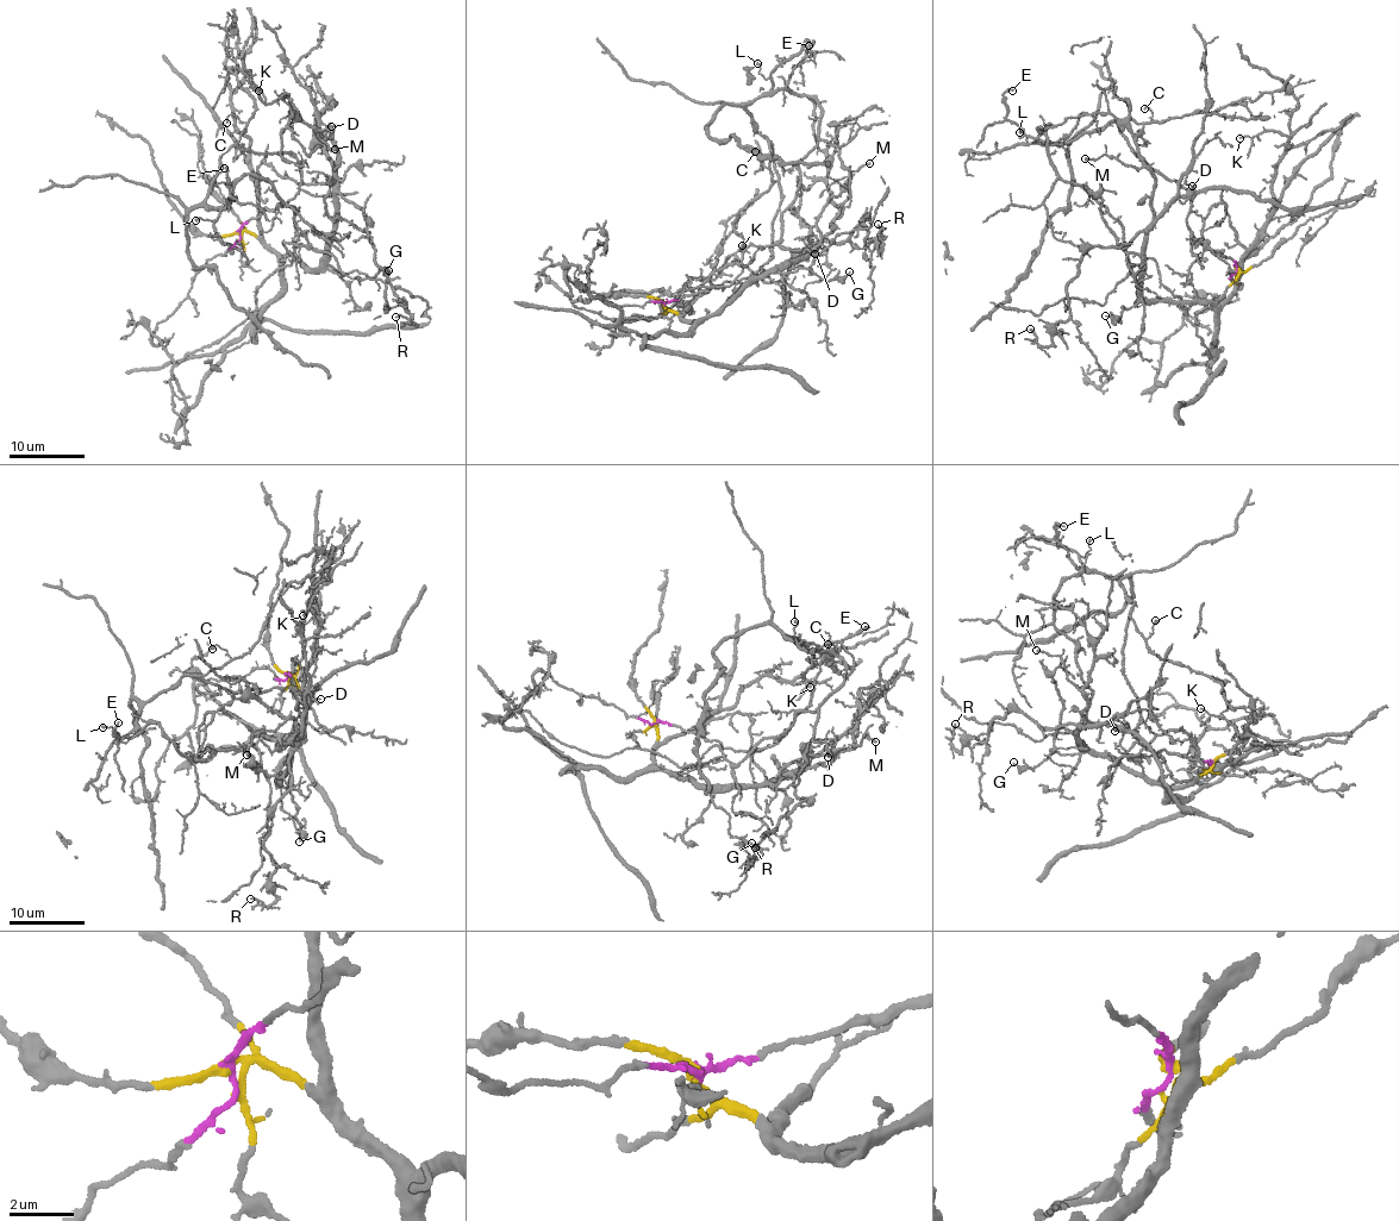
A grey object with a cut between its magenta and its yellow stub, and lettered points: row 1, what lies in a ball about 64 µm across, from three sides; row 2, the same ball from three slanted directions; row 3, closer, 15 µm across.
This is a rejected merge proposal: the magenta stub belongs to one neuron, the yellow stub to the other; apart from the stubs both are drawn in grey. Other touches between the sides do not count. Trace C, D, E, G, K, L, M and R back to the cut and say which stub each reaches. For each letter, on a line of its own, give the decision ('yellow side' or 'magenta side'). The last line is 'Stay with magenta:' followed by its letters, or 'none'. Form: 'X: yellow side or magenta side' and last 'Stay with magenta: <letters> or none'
C: magenta side
D: yellow side
E: magenta side
G: yellow side
K: yellow side
L: magenta side
M: yellow side
R: yellow side
Stay with magenta: C, E, L

